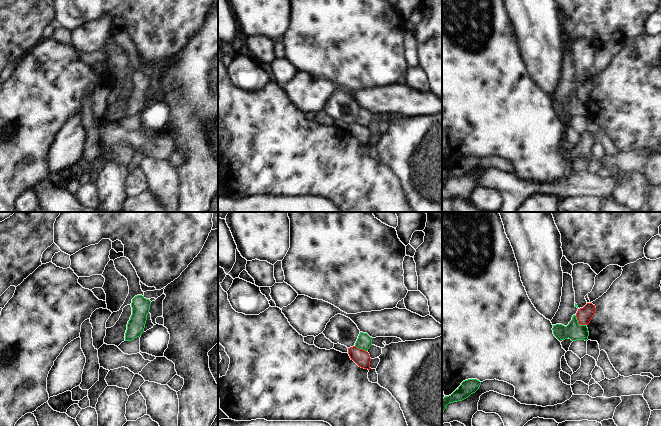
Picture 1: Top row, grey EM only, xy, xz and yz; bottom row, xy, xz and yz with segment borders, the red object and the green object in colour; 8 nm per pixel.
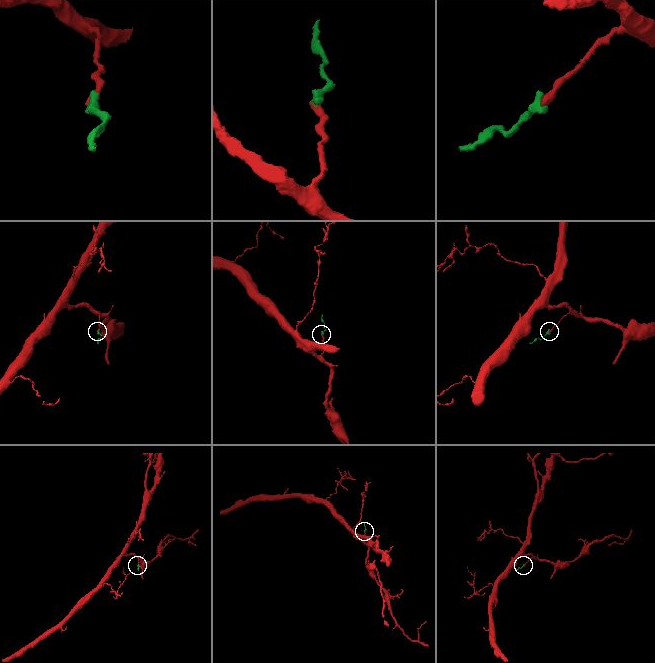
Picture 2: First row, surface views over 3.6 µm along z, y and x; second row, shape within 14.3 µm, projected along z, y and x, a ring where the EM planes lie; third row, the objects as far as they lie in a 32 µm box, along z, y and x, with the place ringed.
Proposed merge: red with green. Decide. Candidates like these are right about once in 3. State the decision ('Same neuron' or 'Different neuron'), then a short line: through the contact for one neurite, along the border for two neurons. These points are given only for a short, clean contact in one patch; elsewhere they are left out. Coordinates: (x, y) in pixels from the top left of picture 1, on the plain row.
Different neuron. Line: yz (575, 91), (578, 98), (585, 101)

